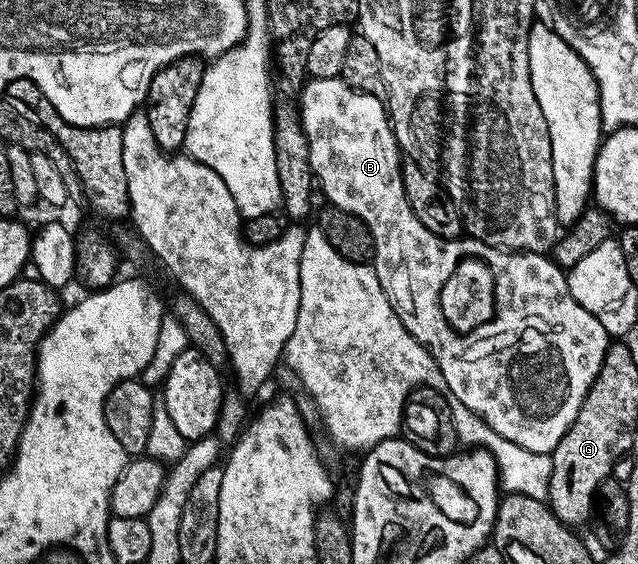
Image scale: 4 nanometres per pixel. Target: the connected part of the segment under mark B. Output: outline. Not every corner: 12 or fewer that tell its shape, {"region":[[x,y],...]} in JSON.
{"region":[[297,98],[446,393],[550,454],[609,345],[547,254],[441,239],[383,98]]}

